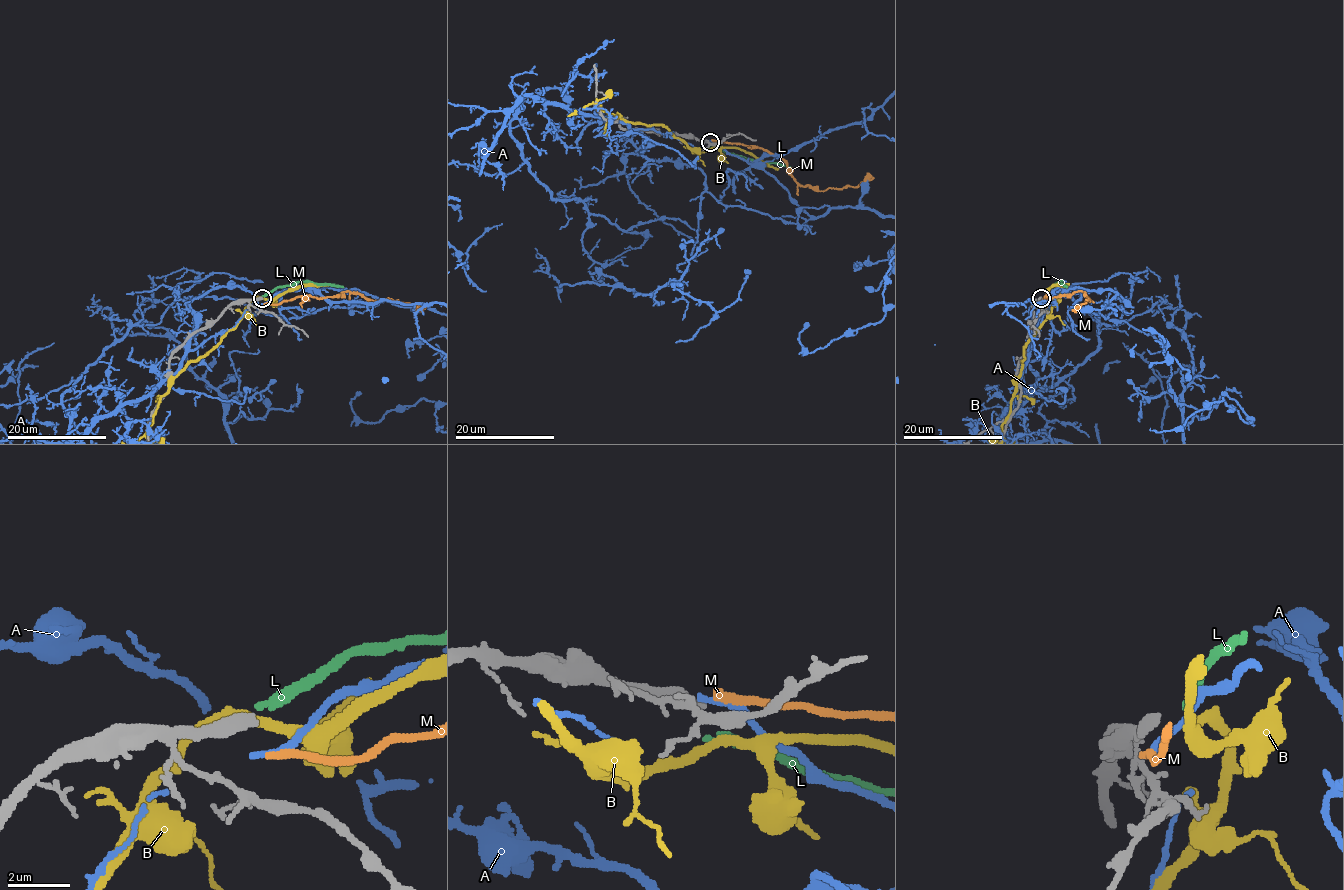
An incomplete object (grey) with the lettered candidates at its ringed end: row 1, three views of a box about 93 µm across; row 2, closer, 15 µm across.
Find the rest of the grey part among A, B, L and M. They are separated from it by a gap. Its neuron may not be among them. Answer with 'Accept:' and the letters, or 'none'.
Accept: none

